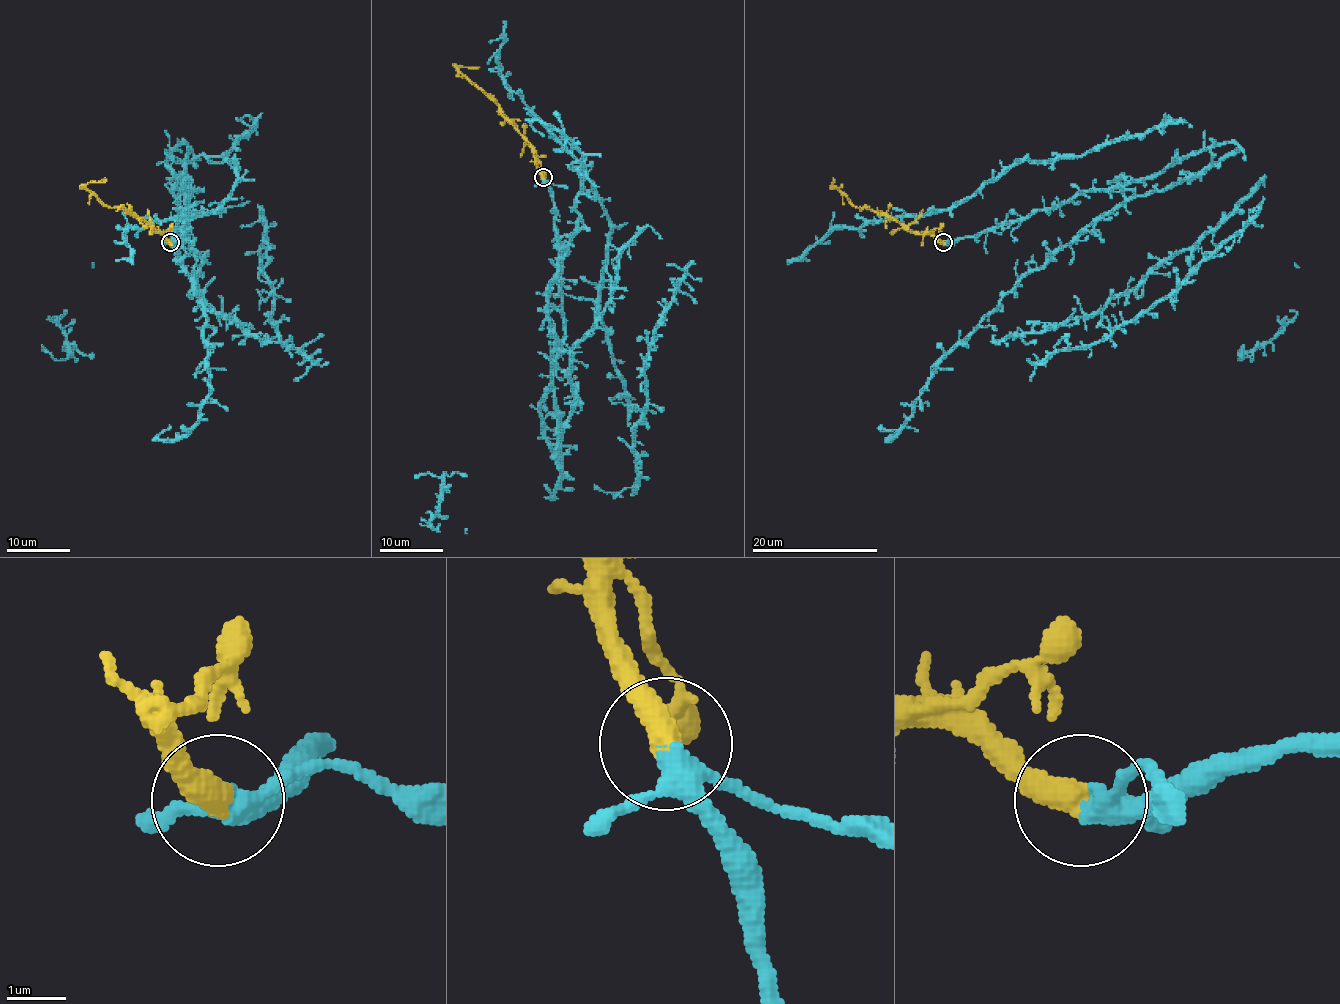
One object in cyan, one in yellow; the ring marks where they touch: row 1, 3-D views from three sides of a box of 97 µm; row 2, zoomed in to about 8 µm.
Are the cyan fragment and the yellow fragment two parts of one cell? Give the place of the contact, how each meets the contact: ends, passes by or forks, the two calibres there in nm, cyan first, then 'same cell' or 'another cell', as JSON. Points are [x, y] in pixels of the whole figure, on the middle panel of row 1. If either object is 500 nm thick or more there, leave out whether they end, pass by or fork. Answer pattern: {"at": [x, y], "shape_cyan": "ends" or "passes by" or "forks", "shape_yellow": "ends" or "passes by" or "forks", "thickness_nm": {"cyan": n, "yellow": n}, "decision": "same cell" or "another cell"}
{"at": [543, 177], "shape_cyan": "forks", "shape_yellow": "ends", "thickness_nm": {"cyan": 280, "yellow": 480}, "decision": "same cell"}

